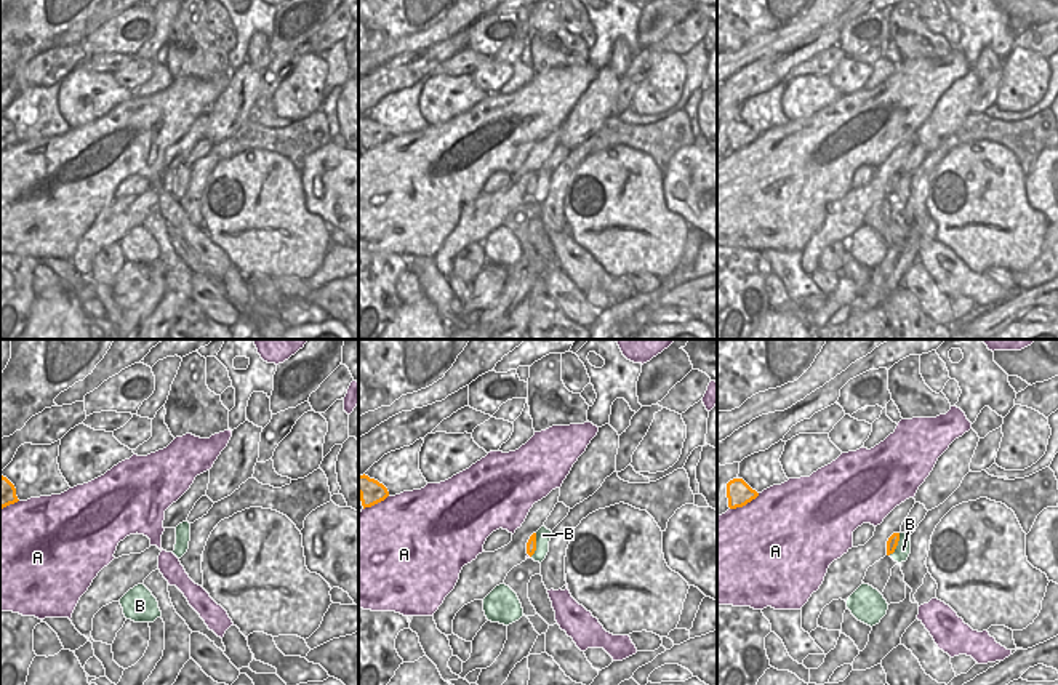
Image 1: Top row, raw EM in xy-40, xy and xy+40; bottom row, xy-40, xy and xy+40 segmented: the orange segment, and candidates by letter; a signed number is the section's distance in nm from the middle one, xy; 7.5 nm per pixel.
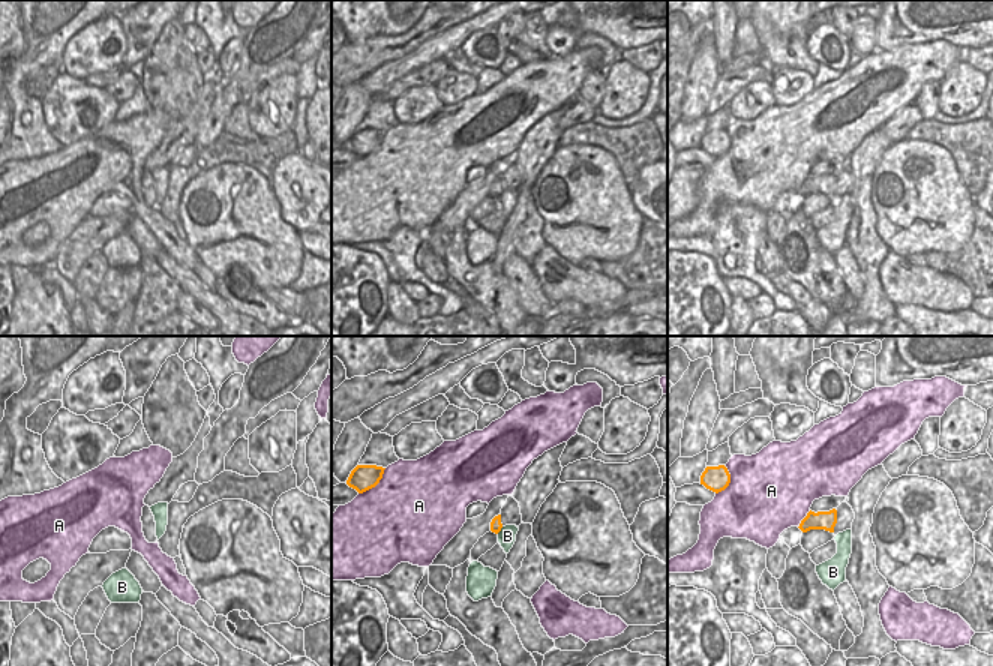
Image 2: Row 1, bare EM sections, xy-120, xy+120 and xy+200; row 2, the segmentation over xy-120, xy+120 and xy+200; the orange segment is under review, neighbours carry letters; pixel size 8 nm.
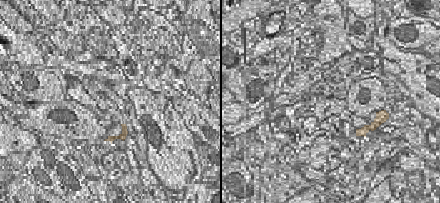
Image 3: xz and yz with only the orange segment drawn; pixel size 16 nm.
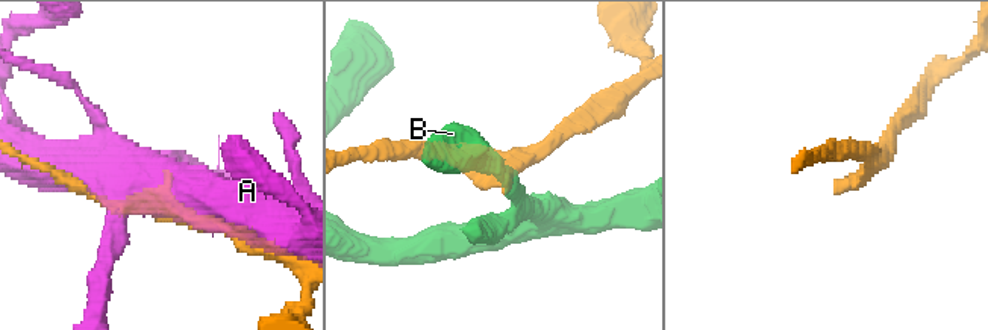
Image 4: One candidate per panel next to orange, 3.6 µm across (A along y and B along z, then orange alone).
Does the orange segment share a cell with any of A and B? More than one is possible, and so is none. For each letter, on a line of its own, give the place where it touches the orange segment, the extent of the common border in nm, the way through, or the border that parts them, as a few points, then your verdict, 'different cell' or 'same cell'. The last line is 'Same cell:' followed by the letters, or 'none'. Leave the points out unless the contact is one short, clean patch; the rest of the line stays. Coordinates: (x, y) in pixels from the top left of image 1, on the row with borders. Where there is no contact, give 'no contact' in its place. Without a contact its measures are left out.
A: contact xy+40 (745, 504); length 260 nm; different cell
B: contact xy (535, 544); length 190 nm; border xy (537, 533), (537, 549), (530, 556); different cell
Same cell: none

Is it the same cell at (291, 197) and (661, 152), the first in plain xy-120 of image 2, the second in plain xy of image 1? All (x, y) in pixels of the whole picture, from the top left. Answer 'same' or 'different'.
different

